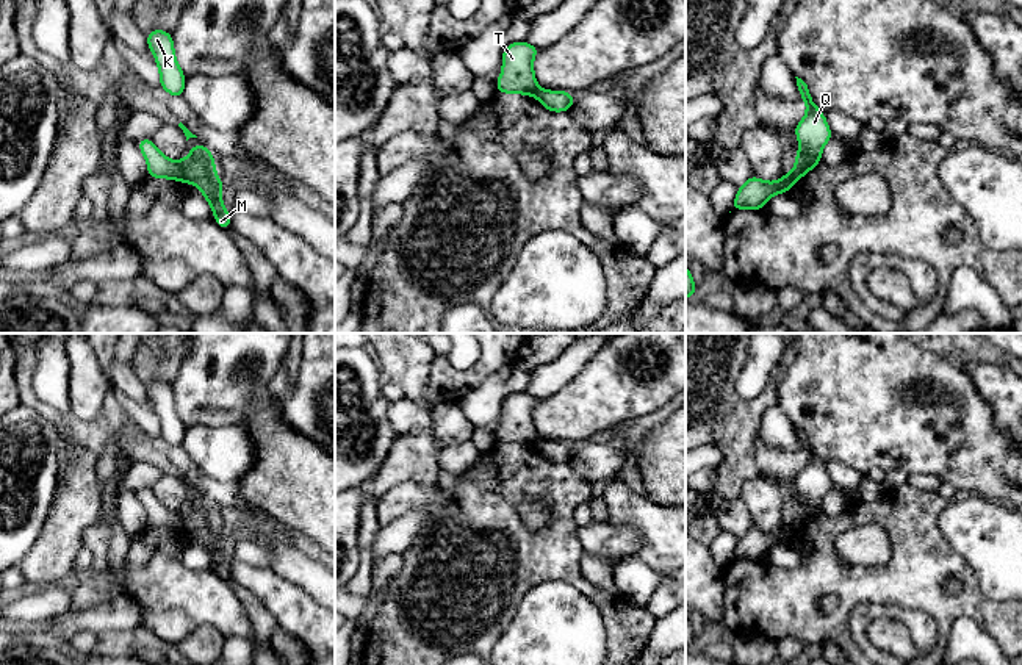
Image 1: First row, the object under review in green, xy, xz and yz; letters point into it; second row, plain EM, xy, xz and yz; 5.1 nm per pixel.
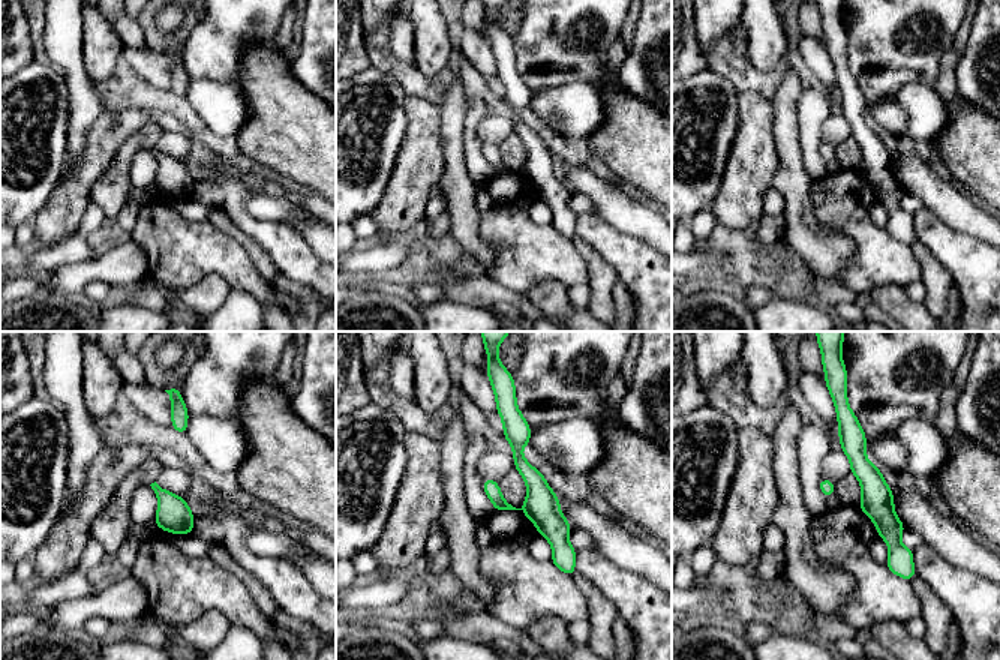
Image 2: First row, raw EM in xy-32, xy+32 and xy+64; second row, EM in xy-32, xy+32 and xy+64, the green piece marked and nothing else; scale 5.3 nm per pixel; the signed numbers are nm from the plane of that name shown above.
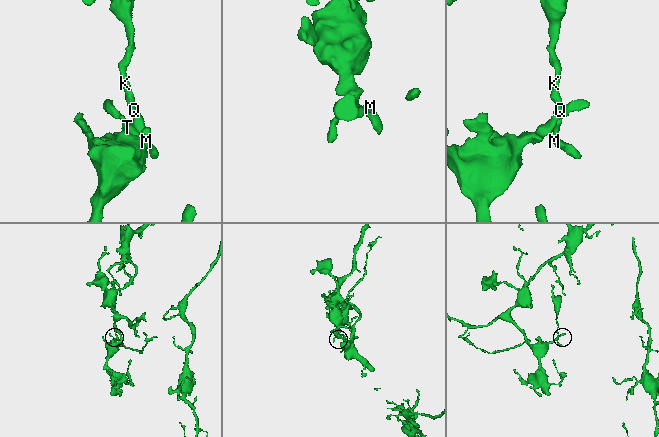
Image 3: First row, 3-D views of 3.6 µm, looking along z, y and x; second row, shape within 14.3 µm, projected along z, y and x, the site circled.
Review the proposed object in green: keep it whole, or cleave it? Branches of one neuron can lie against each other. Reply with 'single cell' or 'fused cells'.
fused cells

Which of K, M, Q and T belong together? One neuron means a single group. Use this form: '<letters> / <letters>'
K M Q / T

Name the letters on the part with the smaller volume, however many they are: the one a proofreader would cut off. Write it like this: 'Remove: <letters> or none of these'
Remove: K, M, Q

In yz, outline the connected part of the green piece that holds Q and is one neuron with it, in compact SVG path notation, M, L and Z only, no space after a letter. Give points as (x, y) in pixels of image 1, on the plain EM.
M795 429L801 452L804 452L808 458L806 466L793 480L800 493L792 523L797 532L820 513L822 499L833 488L833 483L826 474L825 463L822 463L812 452L808 435L801 429Z

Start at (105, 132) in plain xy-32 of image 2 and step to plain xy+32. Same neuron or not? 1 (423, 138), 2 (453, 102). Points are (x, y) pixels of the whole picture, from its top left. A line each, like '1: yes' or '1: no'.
1: yes
2: no

